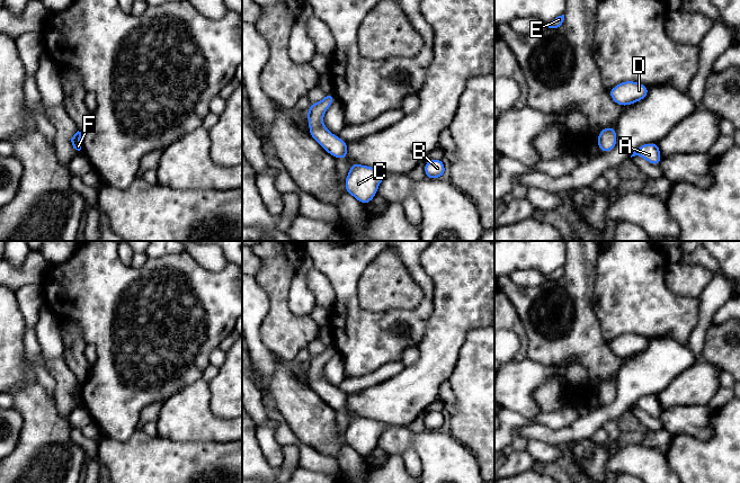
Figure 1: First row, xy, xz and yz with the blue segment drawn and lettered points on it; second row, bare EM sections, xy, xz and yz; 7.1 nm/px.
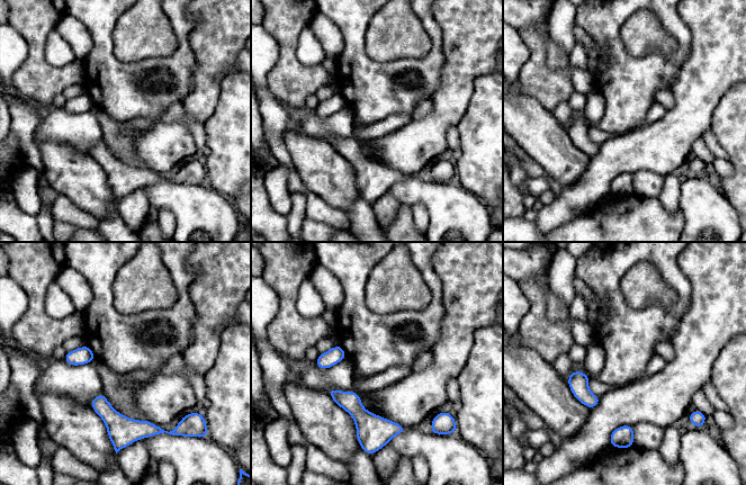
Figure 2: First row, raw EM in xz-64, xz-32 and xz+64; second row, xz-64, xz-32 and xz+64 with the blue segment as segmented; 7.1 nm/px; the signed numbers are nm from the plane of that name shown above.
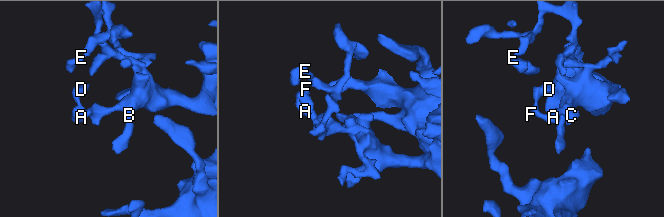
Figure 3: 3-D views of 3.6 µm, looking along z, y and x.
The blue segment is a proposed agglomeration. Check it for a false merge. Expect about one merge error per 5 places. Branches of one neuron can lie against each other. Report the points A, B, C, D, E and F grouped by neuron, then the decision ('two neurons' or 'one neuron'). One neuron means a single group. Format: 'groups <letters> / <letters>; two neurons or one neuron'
groups A B C D E F; one neuron

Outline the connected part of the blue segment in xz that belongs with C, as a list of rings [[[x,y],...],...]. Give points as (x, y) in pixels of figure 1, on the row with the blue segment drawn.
[[[351,163],[345,179],[345,188],[348,194],[366,205],[375,197],[381,181],[387,176],[389,172],[385,170]]]

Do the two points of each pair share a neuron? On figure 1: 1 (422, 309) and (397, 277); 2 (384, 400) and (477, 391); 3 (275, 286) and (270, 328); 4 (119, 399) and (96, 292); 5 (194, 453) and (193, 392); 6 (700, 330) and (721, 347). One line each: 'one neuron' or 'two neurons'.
1: two neurons
2: two neurons
3: one neuron
4: one neuron
5: two neurons
6: two neurons

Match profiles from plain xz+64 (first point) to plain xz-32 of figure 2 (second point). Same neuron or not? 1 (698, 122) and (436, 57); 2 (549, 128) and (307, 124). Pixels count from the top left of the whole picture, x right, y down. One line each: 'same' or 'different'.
1: different
2: different

